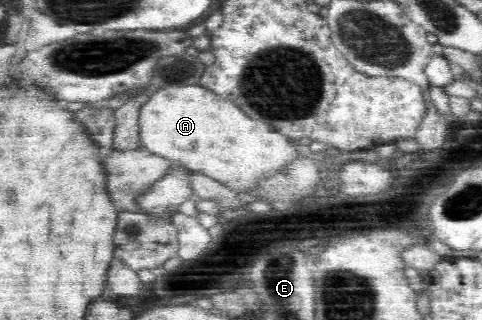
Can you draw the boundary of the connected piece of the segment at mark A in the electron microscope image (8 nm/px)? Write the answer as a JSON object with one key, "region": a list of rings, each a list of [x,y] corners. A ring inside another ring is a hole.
{"region":[[[197,80],[165,83],[160,86],[140,105],[138,118],[141,146],[152,153],[184,163],[195,172],[206,174],[238,192],[253,184],[258,176],[274,171],[274,168],[281,167],[286,160],[296,155],[296,146],[290,144],[272,126],[250,118],[234,101],[220,97]]]}

